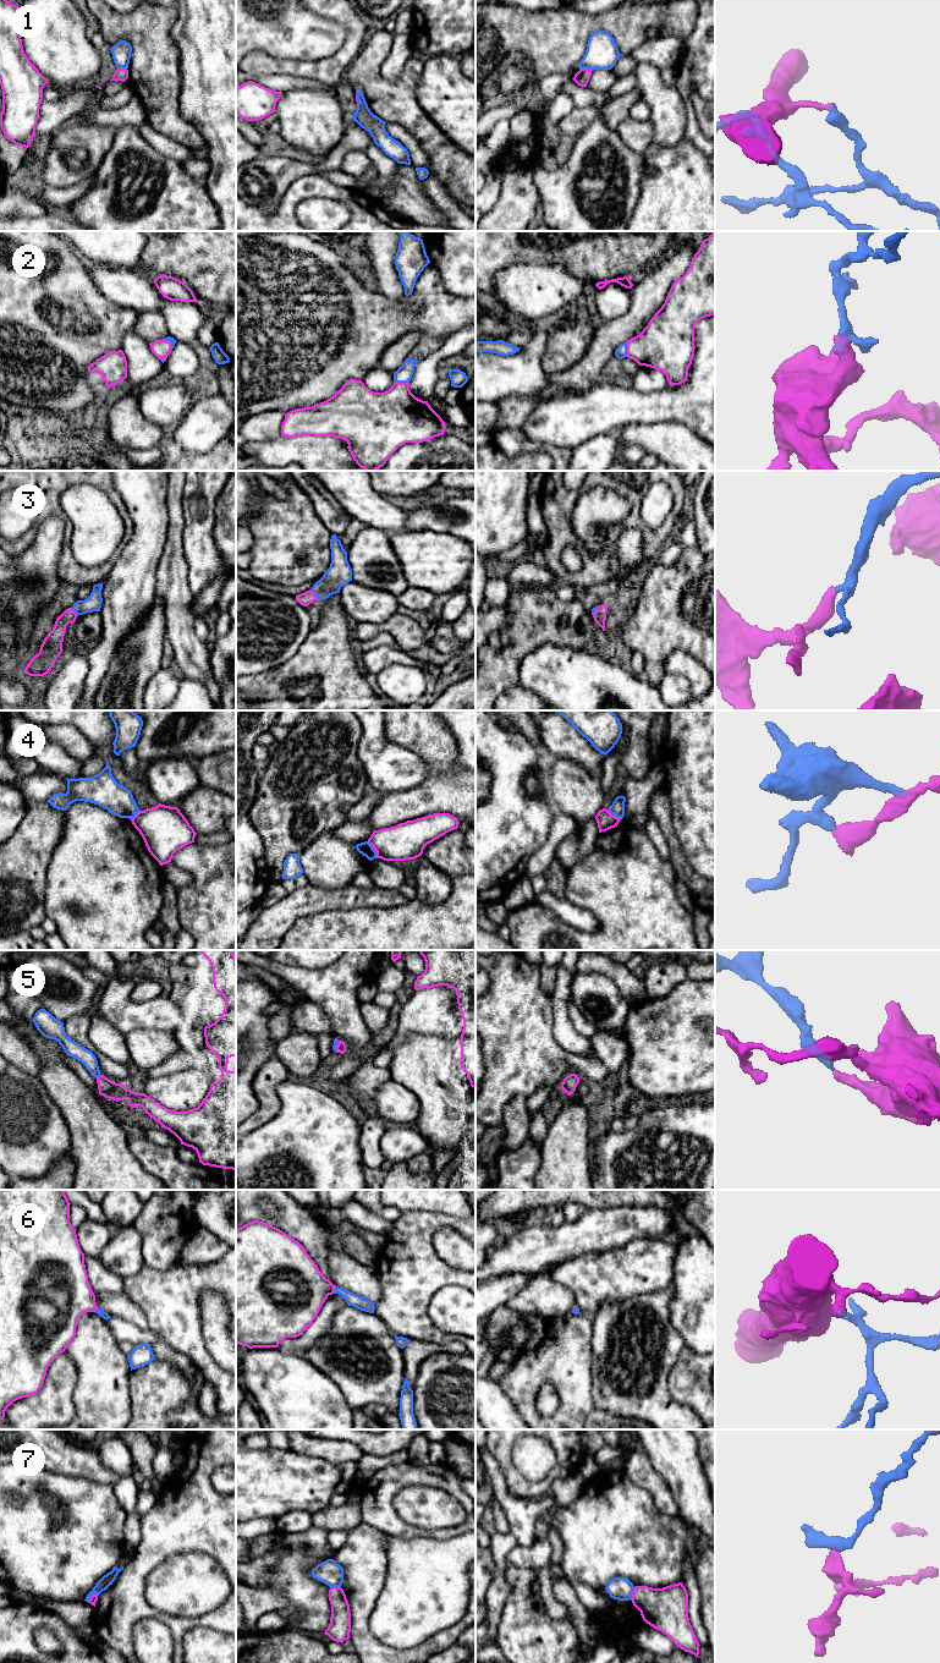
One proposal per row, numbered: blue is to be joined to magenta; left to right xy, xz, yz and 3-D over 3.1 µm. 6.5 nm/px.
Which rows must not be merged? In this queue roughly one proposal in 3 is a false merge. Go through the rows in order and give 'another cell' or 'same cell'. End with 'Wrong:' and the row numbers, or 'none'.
1: another cell
2: same cell
3: same cell
4: another cell
5: same cell
6: same cell
7: another cell
Wrong: 1, 4, 7

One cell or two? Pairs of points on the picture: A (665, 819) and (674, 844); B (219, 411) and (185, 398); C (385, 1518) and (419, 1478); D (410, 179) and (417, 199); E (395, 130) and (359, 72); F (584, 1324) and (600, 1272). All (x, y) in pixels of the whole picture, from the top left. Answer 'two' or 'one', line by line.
A: one
B: two
C: one
D: one
E: two
F: two

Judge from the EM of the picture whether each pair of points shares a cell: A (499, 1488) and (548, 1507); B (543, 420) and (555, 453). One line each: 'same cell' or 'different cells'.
A: same cell
B: different cells

